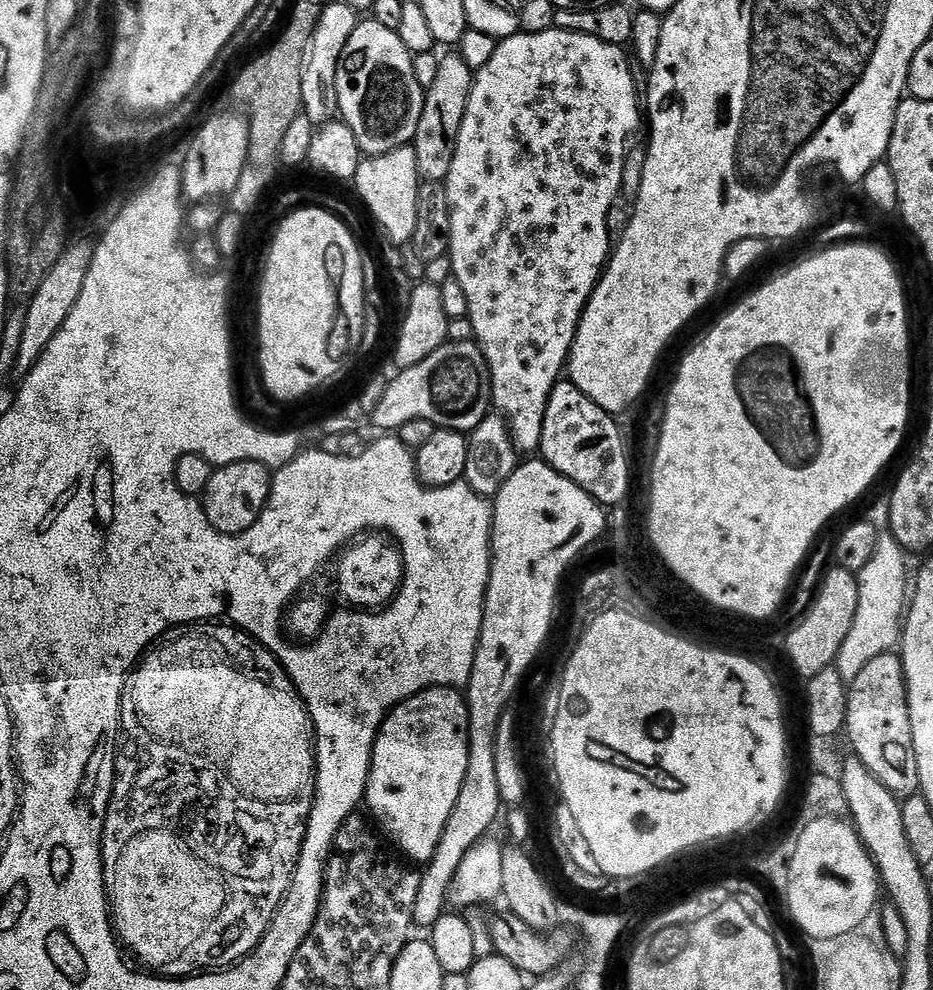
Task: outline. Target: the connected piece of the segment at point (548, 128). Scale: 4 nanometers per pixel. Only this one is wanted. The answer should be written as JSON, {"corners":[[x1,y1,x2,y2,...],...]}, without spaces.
{"corners":[[554,26,549,32,542,34,517,34,499,41,494,50,494,58,490,58,490,62,486,62,486,66,482,66,475,73,466,114,456,135,456,149,452,155,448,179,442,184,450,210,447,259,452,265,452,276,466,298,466,318,471,322,476,335,475,343,480,345,480,353,488,363,491,403,495,411,506,421,511,443,517,449,520,447,522,451,528,452,524,454,532,454,539,449,548,396,553,386,561,379,568,363,568,347,573,338,573,325,579,321,581,312,588,305,588,297,600,281,602,269,610,259,608,211,620,192,620,180,616,176,608,176,608,163,615,152,623,150,628,135,642,124,642,104,641,101,640,104,636,101,636,80,628,69,624,51,621,45,607,44,593,36,569,32,559,26]]}

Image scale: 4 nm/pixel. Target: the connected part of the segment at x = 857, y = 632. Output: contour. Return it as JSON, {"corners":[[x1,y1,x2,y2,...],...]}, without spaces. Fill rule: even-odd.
{"corners":[[890,534,879,537,873,556,858,573,858,604,850,632,836,655,835,669,850,682,870,662,883,652,891,652,901,643,906,605,910,600,910,572,904,565,906,553],[896,644,896,645,895,645]]}

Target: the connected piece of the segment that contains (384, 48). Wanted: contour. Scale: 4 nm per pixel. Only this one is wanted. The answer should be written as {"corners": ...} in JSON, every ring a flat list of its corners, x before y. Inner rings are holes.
{"corners":[[375,18,364,19,357,23,354,34,350,34,350,38,344,41,336,74,336,106,339,119,354,134,361,153,369,157,407,148,415,141,418,122,424,113,425,89,422,84,420,88,416,68,412,65,413,53,402,42,399,31,380,26]]}

